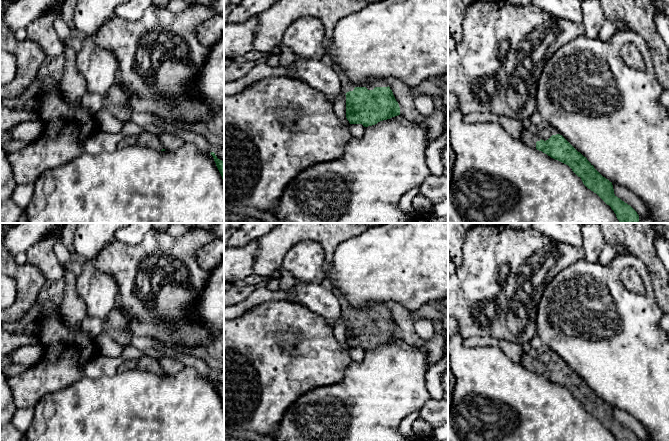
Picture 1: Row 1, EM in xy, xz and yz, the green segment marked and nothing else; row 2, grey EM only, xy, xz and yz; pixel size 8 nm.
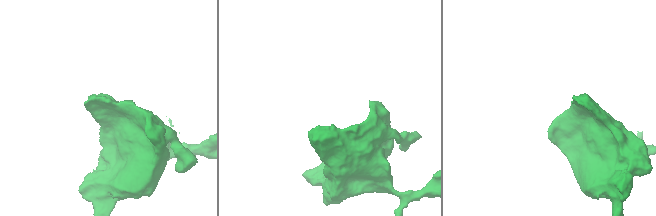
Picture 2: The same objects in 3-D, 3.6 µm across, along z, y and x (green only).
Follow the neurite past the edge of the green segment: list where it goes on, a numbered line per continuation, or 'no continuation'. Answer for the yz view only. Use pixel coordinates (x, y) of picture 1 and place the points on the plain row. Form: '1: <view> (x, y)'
1: yz (530, 364)

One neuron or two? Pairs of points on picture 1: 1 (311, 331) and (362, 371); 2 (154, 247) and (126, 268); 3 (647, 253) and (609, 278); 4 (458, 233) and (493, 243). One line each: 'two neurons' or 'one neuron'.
1: two neurons
2: one neuron
3: two neurons
4: two neurons

